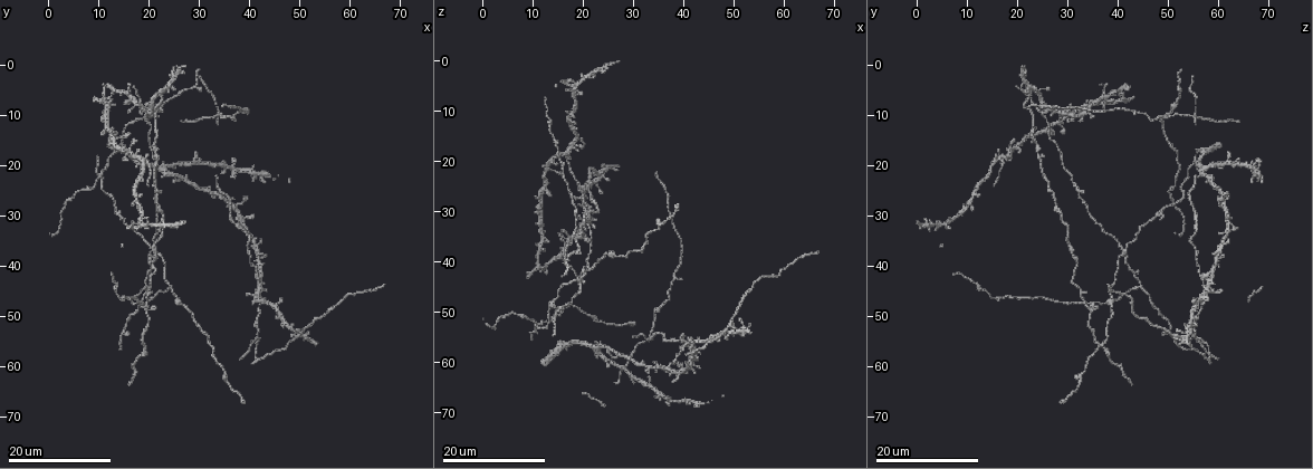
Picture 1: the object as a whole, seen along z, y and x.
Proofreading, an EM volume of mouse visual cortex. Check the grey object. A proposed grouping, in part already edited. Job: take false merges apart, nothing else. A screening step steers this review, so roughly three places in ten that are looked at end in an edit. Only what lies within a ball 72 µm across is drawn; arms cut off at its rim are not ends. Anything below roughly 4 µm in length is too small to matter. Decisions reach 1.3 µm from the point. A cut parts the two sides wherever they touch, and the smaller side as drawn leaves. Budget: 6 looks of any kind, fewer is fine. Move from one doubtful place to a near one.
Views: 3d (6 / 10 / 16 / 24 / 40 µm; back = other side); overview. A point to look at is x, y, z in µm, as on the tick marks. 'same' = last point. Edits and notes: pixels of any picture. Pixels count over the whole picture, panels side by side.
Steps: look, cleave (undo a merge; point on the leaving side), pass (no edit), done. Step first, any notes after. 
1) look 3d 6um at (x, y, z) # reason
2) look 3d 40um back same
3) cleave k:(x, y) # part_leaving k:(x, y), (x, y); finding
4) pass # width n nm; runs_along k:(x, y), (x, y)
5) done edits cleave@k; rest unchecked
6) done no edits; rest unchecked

look 3d 24um at (41.0, 54.5, 55.5) # arms part here

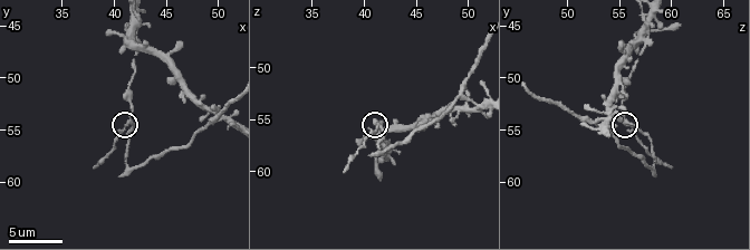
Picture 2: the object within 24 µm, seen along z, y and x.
look 3d 6um at (41.0, 54.6, 55.8) # closer look

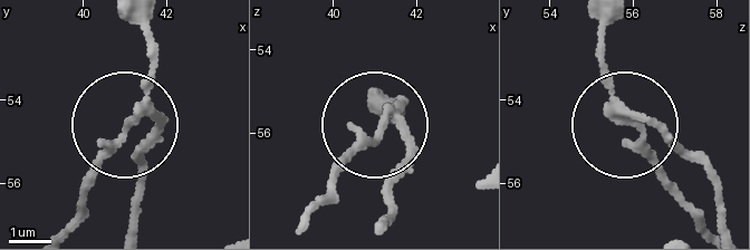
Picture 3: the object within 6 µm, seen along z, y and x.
cleave 3:(115, 145) # part_leaving 3:(388, 107), (300, 221); two neurons meet here

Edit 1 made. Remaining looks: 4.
look overview

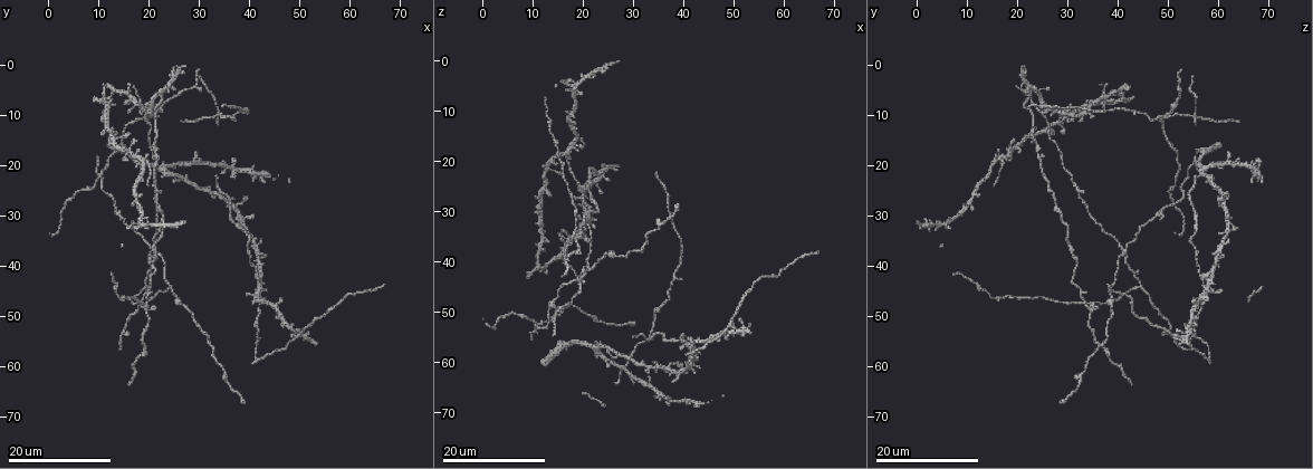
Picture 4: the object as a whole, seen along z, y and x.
look 3d 24um at (19.5, 48.5, 33.5) # thin arm on a thick one

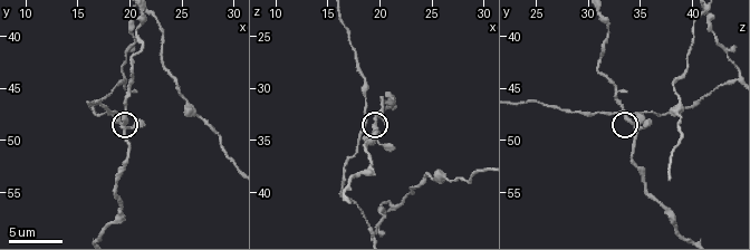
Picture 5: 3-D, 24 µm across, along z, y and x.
look 3d 10um at (19.4, 48.6, 34.2)

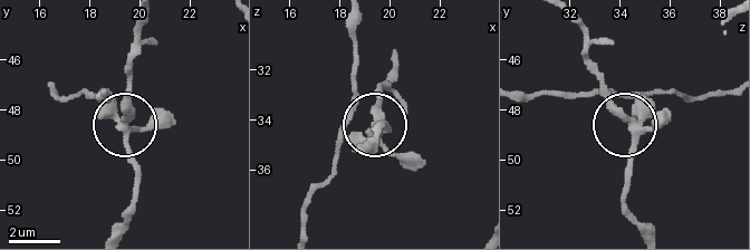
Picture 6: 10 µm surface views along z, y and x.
pass # width 300 nm; runs_along 6:(730, 90), (698, 97), (634, 93), (627, 203); one neuron here

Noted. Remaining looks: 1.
done edits cleave@3; rest unchecked

